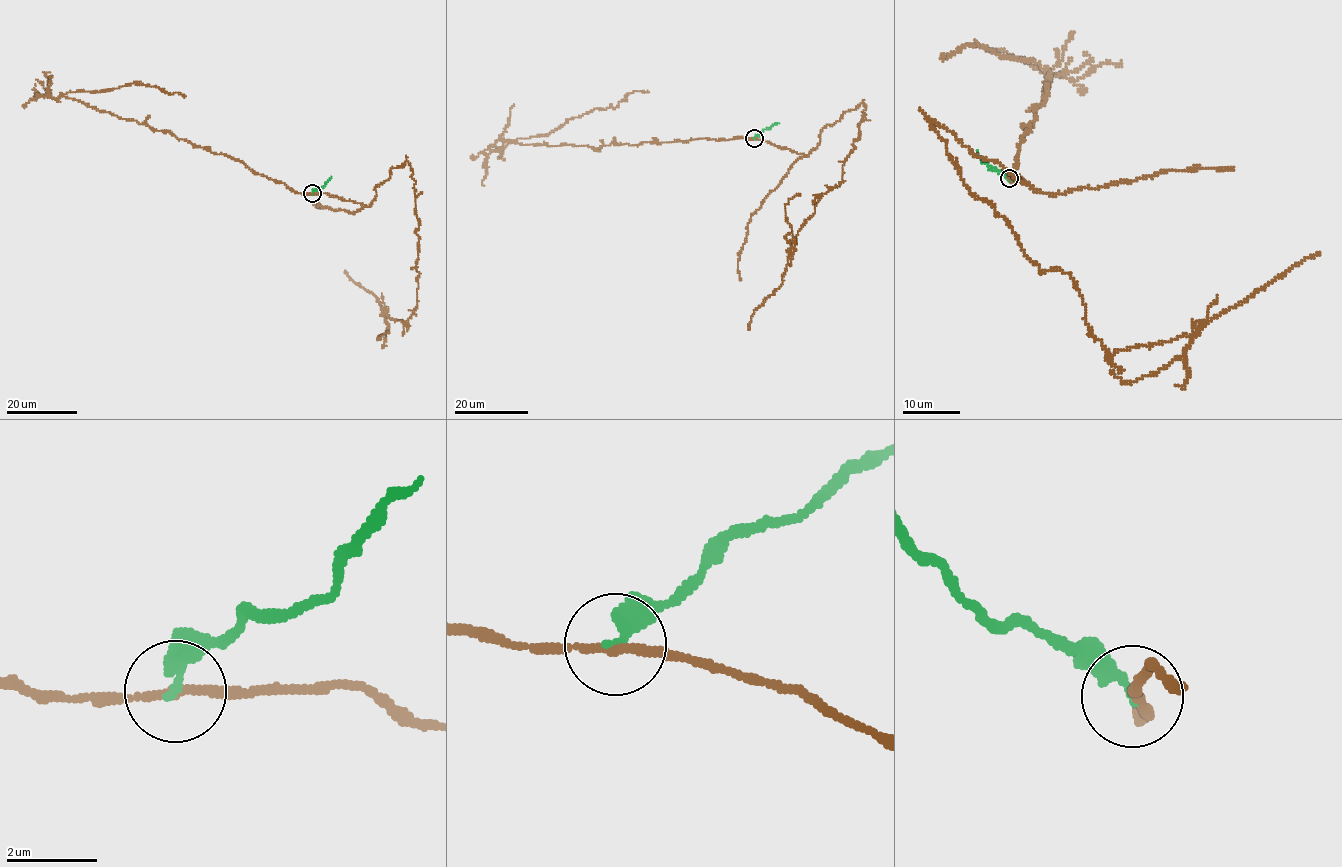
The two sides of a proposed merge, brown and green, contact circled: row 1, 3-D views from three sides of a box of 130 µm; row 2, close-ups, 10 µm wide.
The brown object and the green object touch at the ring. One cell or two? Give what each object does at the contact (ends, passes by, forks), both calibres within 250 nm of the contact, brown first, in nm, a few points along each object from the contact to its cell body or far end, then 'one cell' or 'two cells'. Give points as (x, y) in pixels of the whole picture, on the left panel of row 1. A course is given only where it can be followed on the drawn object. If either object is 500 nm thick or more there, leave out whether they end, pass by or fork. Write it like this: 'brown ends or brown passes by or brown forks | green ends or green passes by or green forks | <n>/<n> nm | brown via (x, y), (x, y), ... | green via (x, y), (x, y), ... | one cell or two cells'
brown passes by | green ends | 200/280 nm | brown via (312, 193), (369, 207), (393, 167), (408, 162), (412, 170), (419, 273), (407, 324), (386, 317), (345, 271) | green via (312, 193), (323, 187), (331, 176) | two cells

